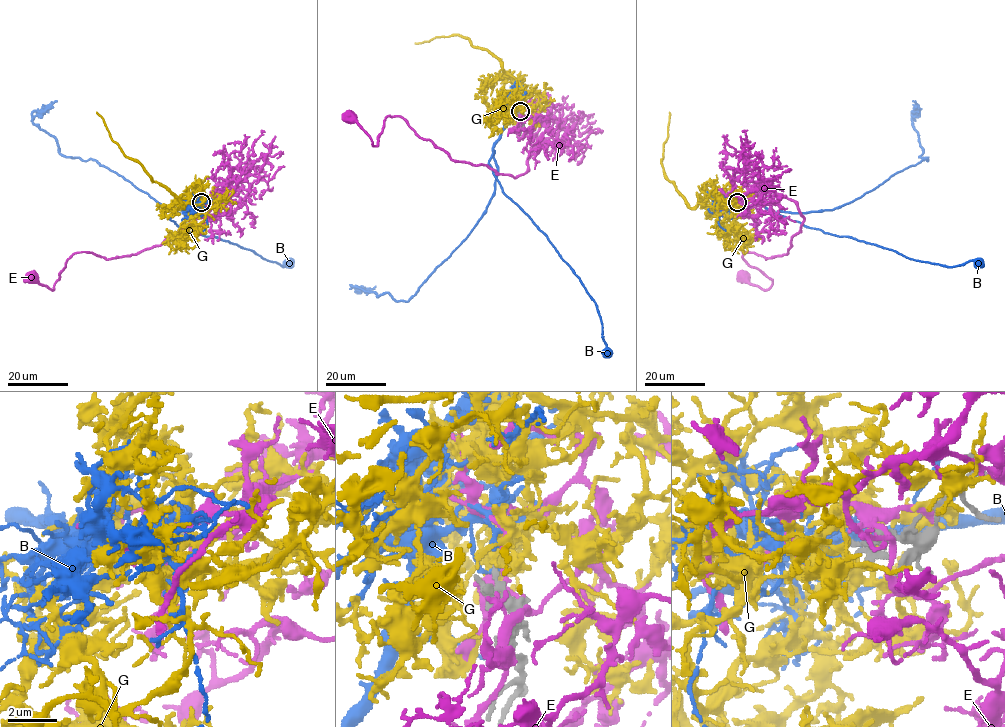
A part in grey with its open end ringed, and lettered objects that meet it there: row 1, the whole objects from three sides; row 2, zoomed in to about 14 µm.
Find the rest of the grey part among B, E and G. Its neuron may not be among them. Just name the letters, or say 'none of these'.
G

